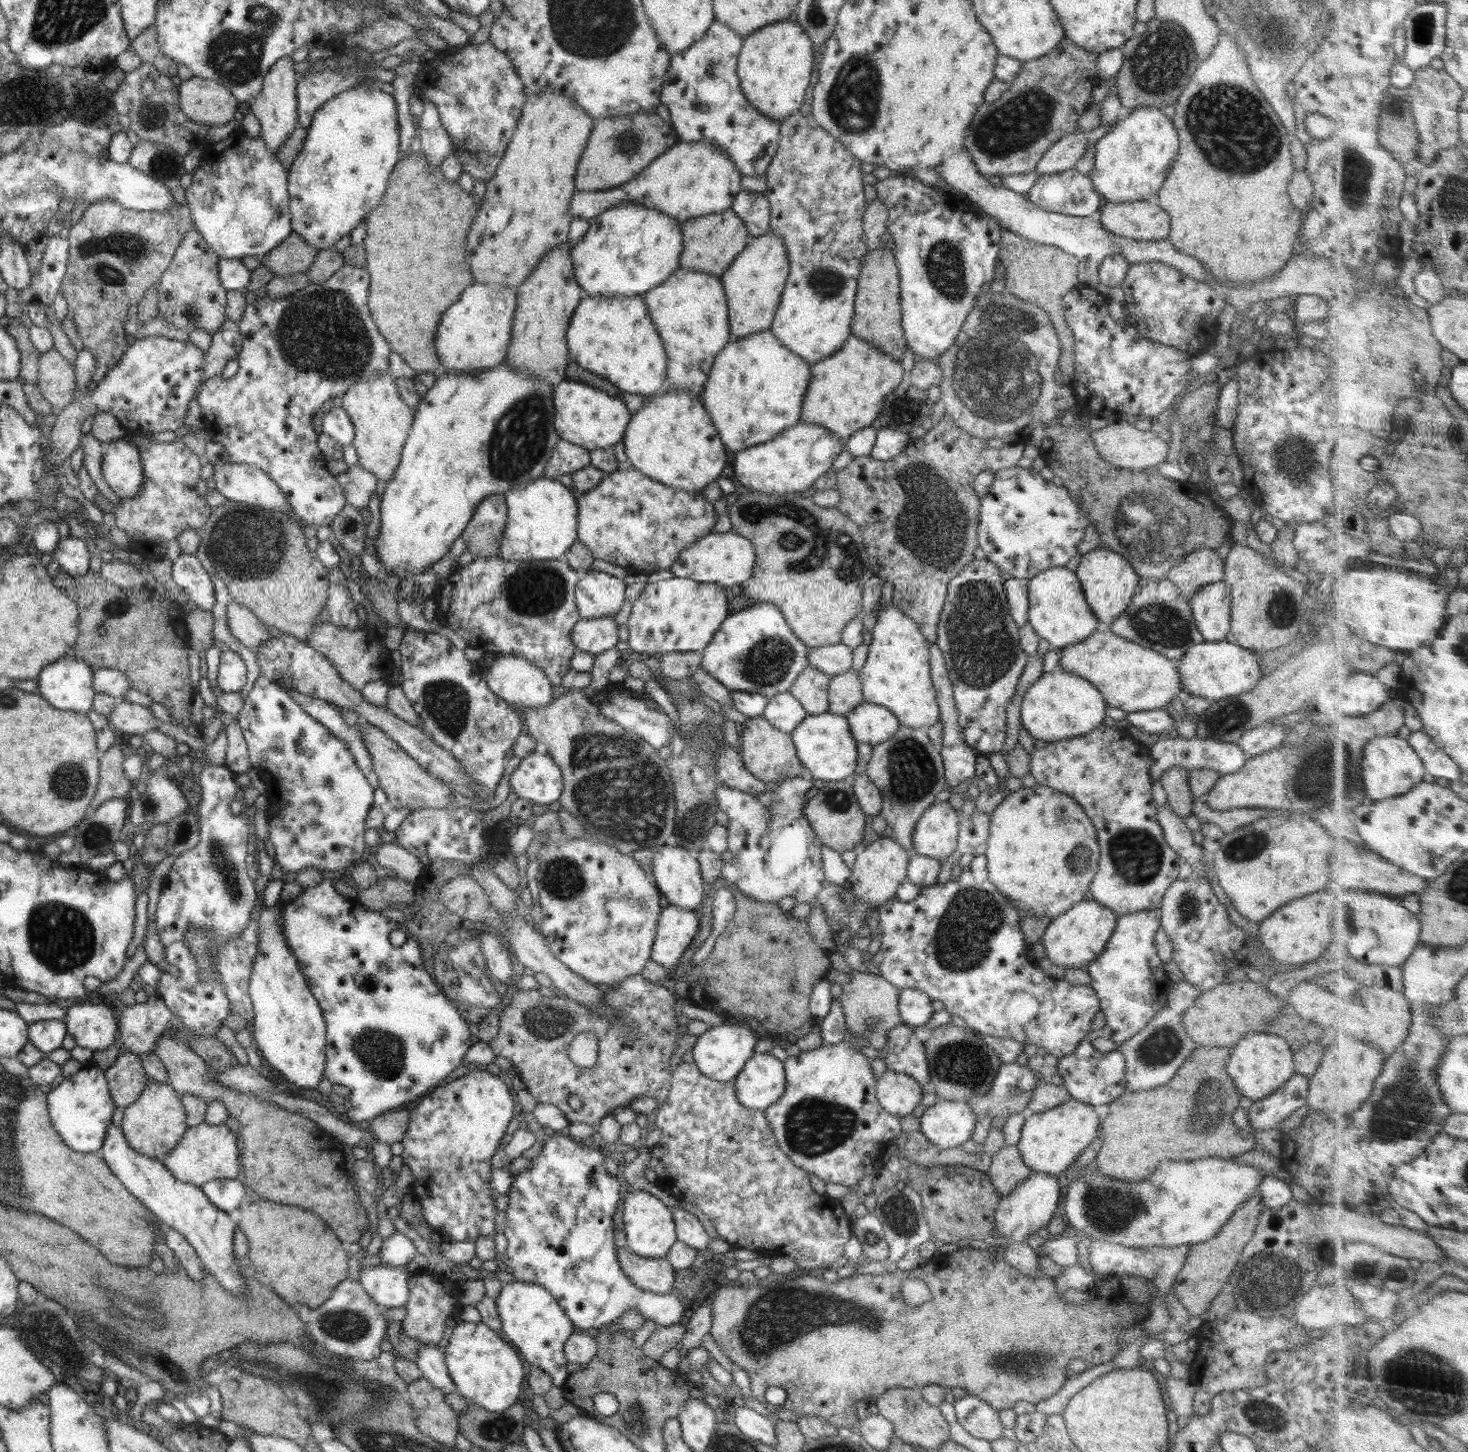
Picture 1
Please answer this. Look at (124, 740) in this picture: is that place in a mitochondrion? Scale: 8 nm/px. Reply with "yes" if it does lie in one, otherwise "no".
no

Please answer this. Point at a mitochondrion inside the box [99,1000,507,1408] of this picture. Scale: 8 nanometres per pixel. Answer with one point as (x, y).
(382, 1053)

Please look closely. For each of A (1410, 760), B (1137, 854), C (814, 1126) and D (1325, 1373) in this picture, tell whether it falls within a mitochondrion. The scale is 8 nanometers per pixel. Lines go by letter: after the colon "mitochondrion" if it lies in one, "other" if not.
A: other
B: mitochondrion
C: mitochondrion
D: other

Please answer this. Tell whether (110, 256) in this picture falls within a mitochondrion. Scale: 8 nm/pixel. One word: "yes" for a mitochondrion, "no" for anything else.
yes

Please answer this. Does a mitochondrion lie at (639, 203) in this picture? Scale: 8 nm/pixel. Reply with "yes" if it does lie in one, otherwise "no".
no

